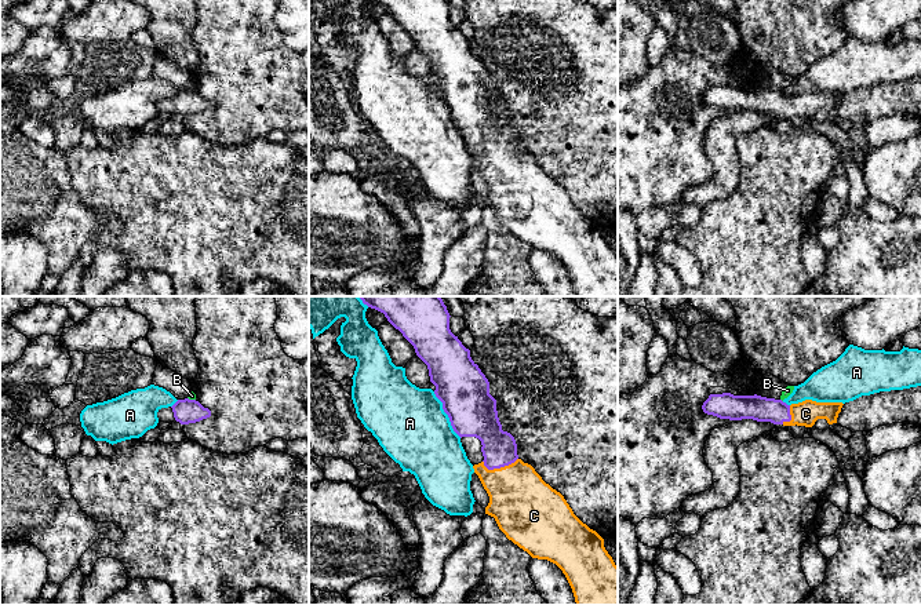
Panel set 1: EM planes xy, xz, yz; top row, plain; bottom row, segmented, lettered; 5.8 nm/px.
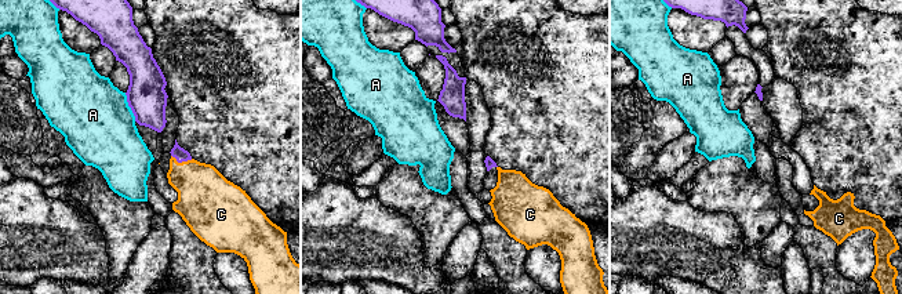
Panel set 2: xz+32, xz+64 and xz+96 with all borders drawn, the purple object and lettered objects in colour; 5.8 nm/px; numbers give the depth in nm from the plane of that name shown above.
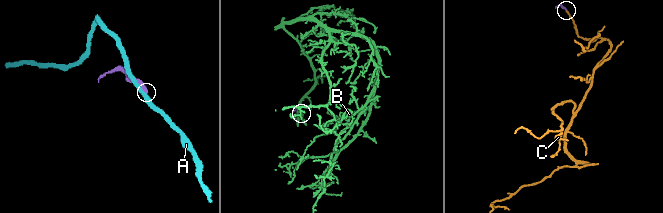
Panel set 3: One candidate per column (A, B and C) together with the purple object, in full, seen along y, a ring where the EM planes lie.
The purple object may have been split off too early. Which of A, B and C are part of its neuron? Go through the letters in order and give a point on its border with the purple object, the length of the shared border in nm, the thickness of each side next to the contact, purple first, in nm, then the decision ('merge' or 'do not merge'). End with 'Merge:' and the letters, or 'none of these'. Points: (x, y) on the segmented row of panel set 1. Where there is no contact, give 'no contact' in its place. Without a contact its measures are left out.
A: xz (447, 414) | 320 nm | 300/420 nm | do not merge
B: xy (192, 400) | 50 nm | 150/50 nm | do not merge
C: xz (499, 467) | 220 nm | 200/360 nm | merge
Merge: C

